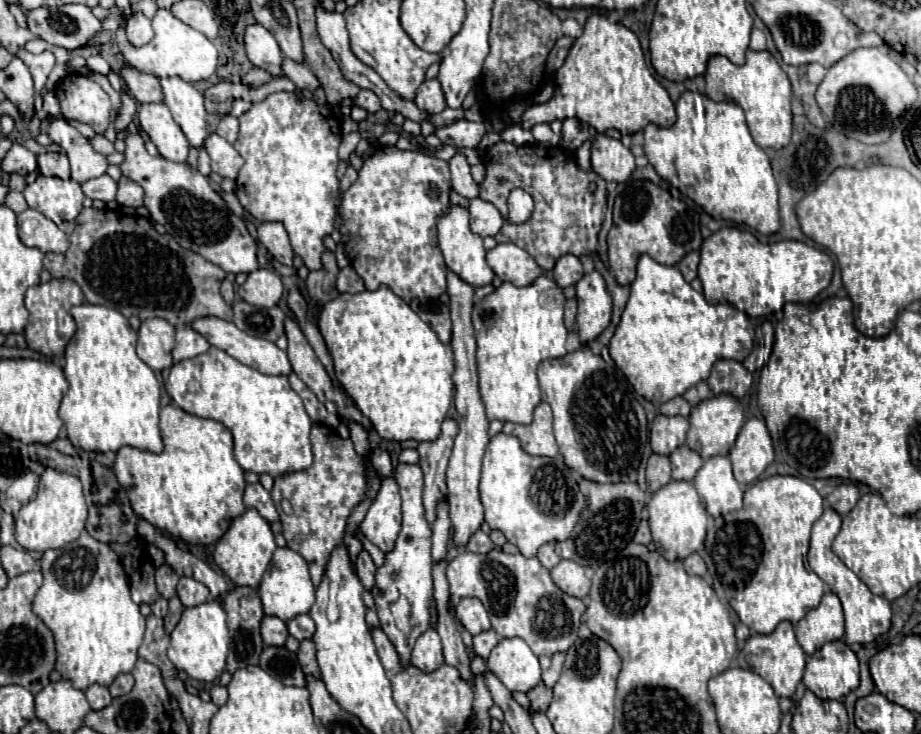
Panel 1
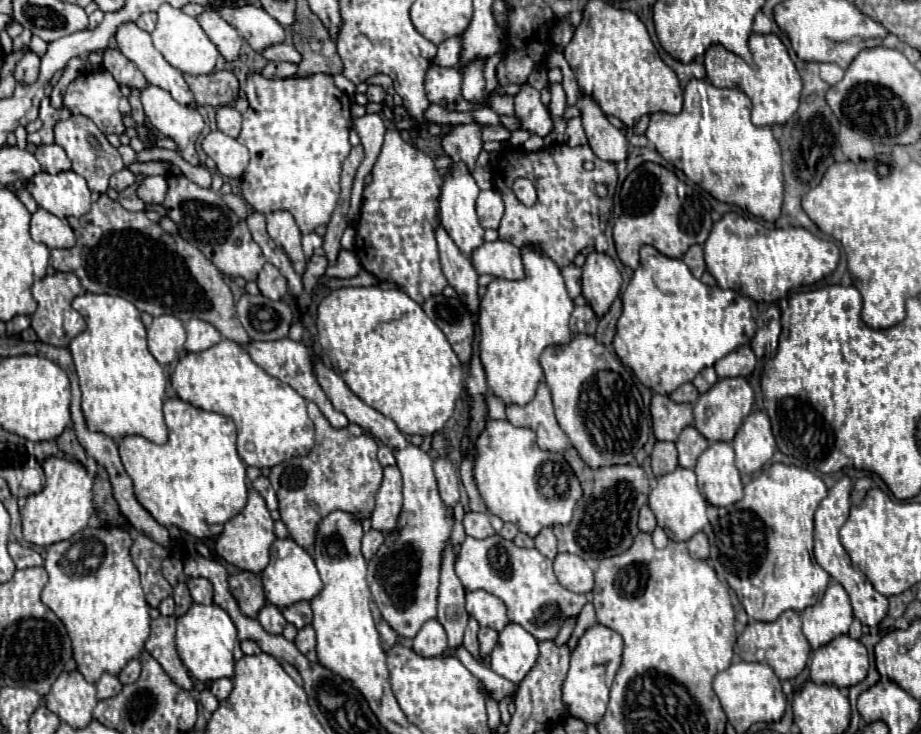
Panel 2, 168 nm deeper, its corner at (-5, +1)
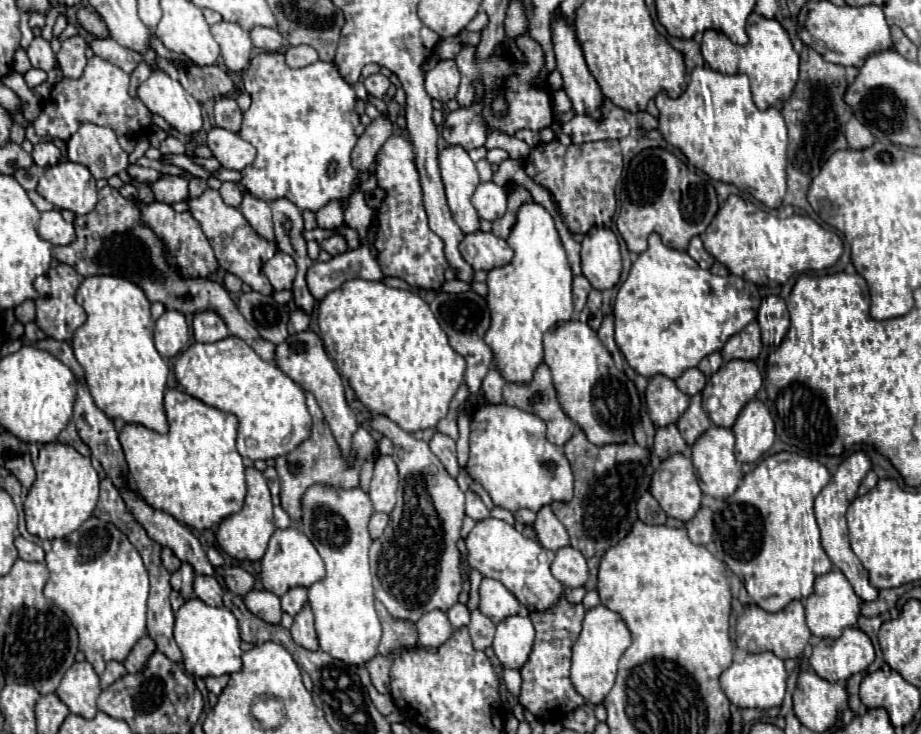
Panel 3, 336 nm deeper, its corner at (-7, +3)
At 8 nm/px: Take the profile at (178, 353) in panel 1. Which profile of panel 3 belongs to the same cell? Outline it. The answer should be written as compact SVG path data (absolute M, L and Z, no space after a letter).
M205 311L193 317L193 337L197 343L215 343L229 337L229 331L217 313Z

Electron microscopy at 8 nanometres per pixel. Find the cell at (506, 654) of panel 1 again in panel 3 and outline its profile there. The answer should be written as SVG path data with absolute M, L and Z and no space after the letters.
M527 615L507 617L497 625L493 649L505 669L521 669L531 655L535 629Z

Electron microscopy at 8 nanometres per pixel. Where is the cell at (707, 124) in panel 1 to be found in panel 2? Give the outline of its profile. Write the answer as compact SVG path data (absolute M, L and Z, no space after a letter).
M691 79L685 87L685 103L679 115L669 113L653 113L651 123L647 127L647 139L655 145L655 149L677 169L681 169L687 177L703 177L701 187L707 189L715 199L723 203L735 203L741 209L749 211L755 217L763 217L765 221L775 221L781 213L783 191L785 191L785 175L783 175L783 149L781 149L781 127L759 126L751 123L751 101L741 89L719 89L704 79Z

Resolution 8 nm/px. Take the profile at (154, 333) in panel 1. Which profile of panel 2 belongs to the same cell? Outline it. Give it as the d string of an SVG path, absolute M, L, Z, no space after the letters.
M173 315L155 317L151 327L147 329L149 351L161 363L169 365L179 359L185 345L185 327Z

